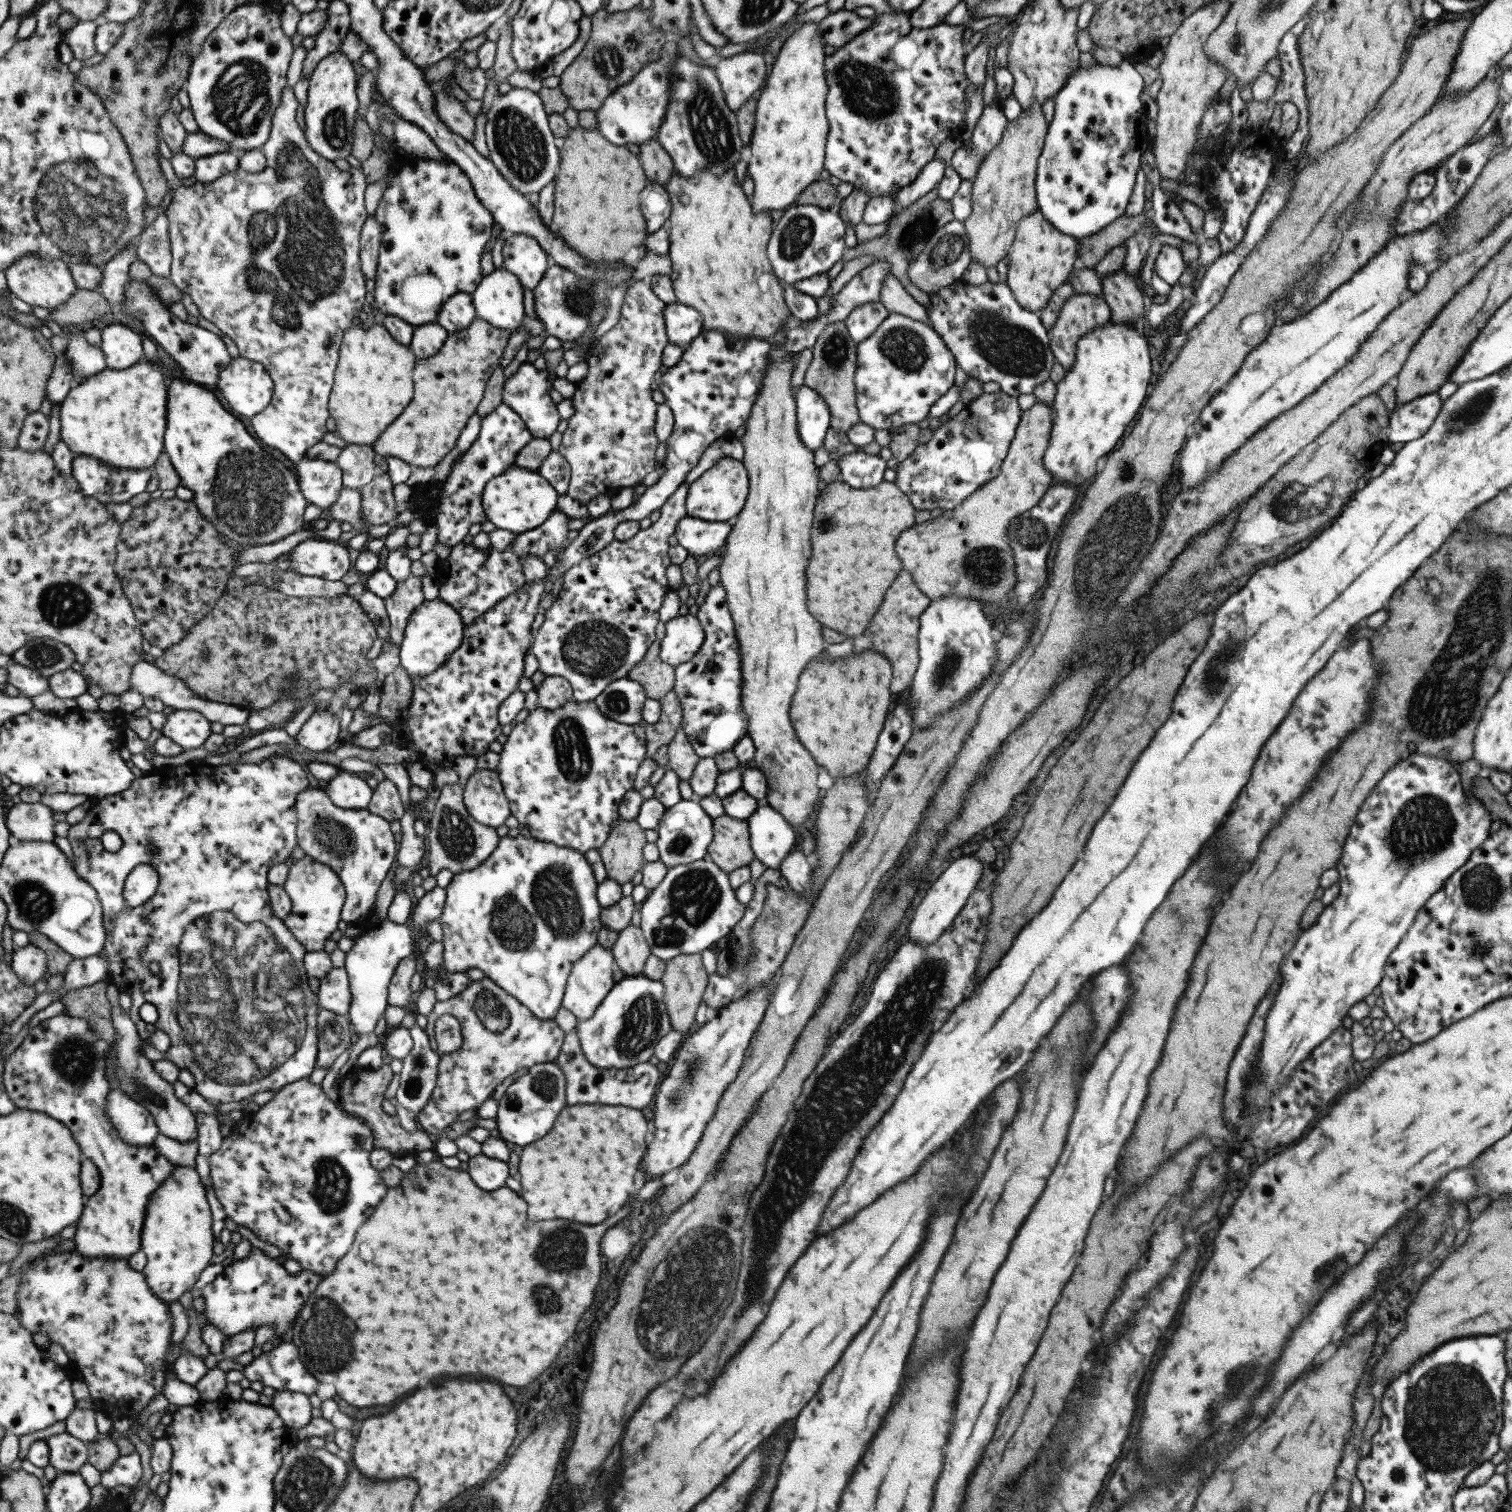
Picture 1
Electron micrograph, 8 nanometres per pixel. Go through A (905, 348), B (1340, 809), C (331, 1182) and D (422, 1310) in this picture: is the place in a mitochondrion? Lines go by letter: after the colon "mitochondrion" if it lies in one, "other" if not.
A: mitochondrion
B: other
C: mitochondrion
D: other

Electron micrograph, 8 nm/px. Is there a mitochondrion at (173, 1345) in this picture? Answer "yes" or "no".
no

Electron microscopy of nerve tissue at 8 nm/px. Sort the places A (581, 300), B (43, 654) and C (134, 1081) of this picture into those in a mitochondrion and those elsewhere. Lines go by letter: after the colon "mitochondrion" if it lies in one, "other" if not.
A: mitochondrion
B: mitochondrion
C: mitochondrion

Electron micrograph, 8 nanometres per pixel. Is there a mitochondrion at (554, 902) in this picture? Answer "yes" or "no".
yes

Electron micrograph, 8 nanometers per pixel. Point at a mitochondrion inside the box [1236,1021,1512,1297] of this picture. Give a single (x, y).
(1325, 1271)

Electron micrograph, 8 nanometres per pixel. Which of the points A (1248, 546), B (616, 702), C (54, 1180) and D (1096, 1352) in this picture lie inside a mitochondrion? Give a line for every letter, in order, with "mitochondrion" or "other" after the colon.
A: other
B: mitochondrion
C: other
D: other

